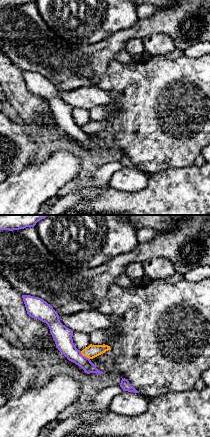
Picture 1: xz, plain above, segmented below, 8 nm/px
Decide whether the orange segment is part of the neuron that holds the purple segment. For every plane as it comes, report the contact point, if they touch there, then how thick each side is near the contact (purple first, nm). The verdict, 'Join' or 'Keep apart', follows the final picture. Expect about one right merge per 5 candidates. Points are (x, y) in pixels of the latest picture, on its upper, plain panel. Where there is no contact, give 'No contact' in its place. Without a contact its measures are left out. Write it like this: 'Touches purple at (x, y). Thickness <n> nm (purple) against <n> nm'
Touches purple at (84, 132). Thickness 150 nm (purple) against 110 nm

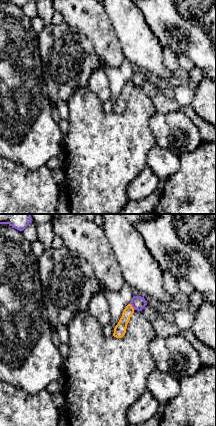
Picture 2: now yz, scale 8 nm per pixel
Touches purple at (132, 82). Thickness 110 nm (purple) against 100 nm

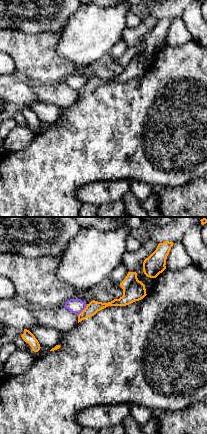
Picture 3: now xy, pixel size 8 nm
Touches purple at (82, 86). Thickness 120 nm (purple) against 100 nm

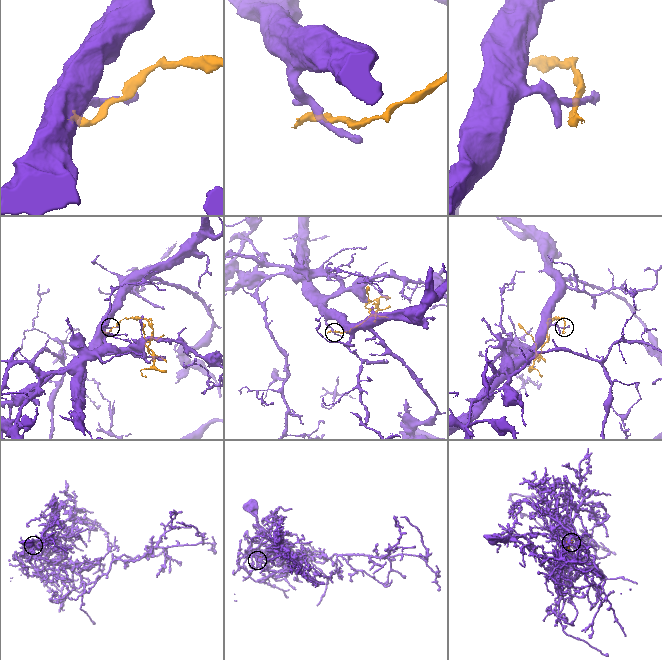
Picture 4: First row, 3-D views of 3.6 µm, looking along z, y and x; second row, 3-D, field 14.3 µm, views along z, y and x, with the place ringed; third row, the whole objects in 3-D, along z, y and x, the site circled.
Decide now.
Keep apart

